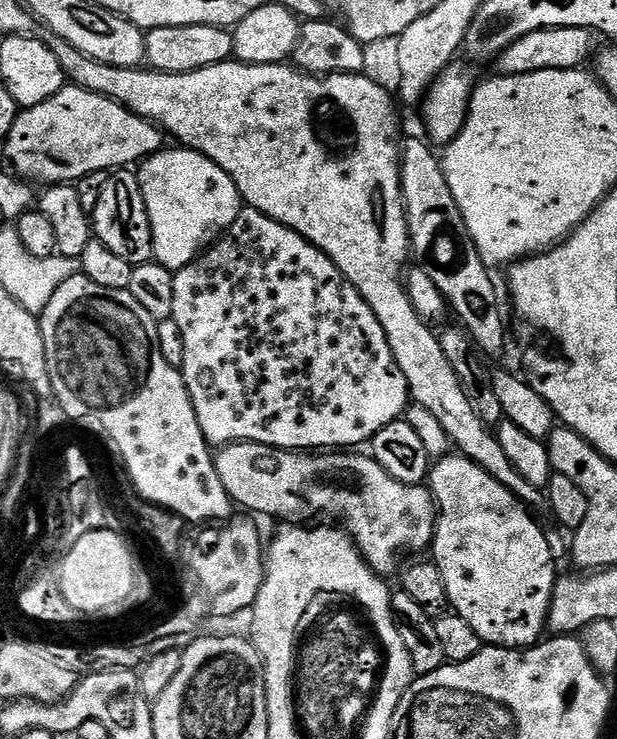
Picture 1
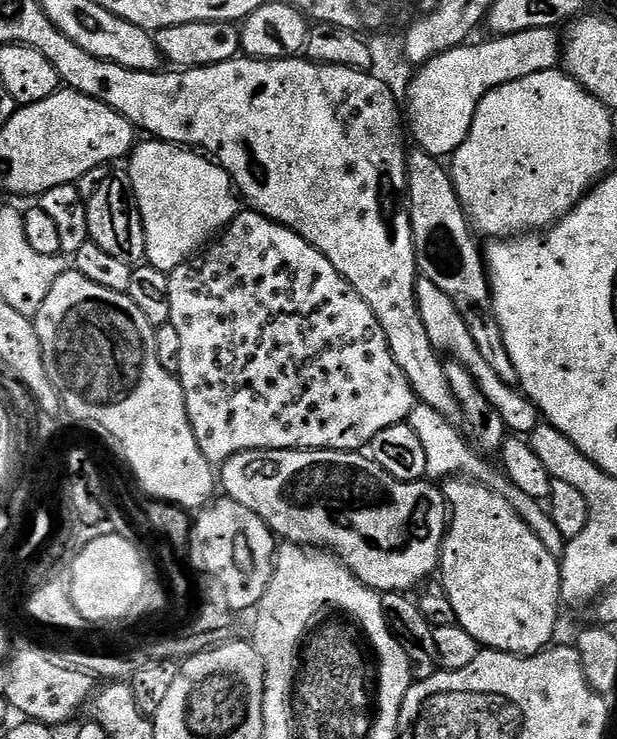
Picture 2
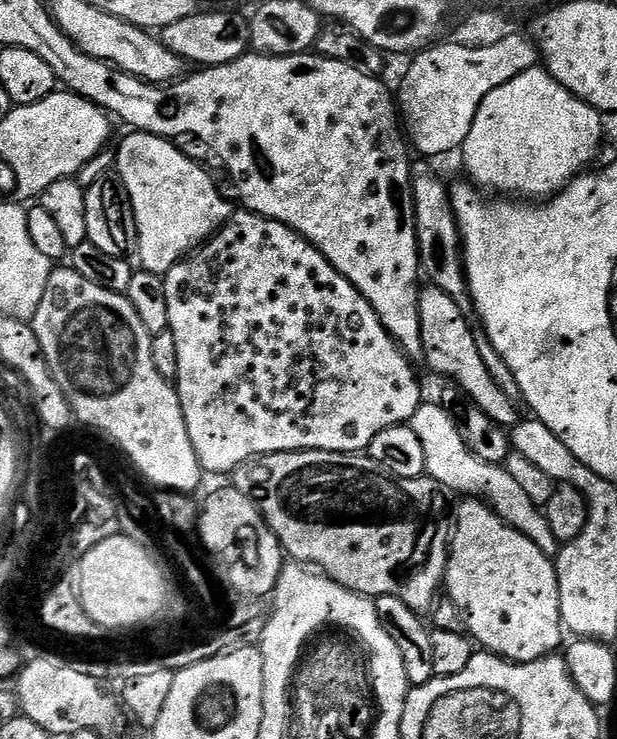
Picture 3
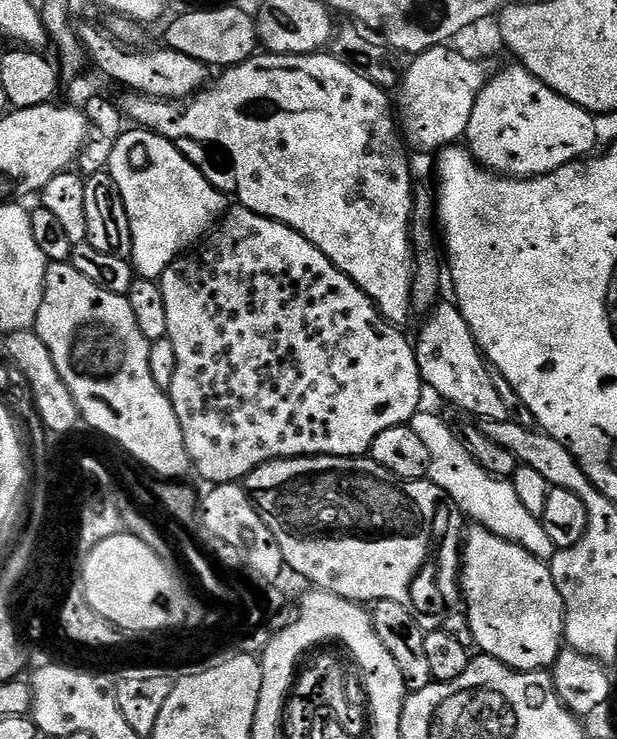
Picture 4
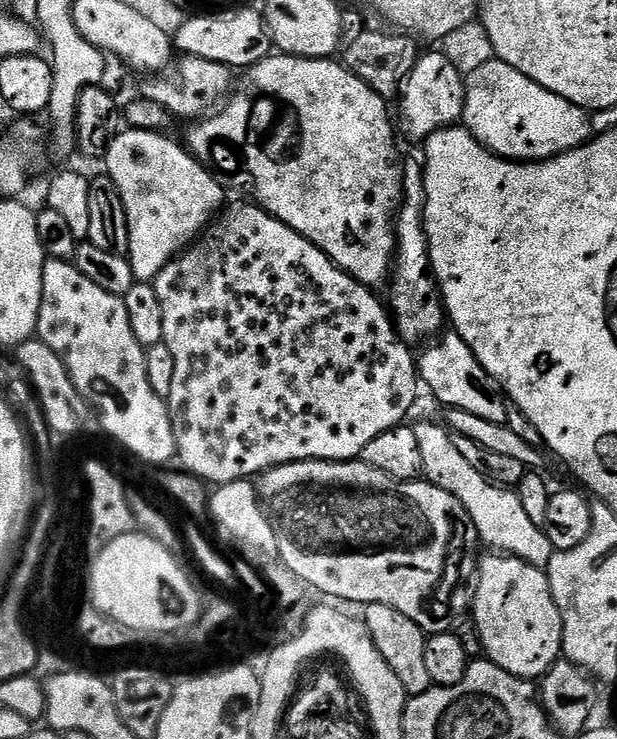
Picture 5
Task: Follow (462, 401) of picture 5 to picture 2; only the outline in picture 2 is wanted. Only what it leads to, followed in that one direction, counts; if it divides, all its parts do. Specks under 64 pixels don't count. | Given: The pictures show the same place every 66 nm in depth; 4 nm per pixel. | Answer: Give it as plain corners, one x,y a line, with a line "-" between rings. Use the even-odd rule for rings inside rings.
420,278
416,281
416,305
418,314
422,314
422,326
426,326
426,335
429,336
436,351
445,357
455,358
459,364
466,366
466,370
470,370
474,382
478,384
478,390
486,396
486,402
490,402
490,406
498,410
502,422
506,422
509,433
531,434
538,423
535,404
519,387
502,382
502,378
498,378
498,374
494,374
492,367
482,359
482,353
478,351
474,337
466,327
466,321
462,319
462,314
458,314
454,302
450,302
448,295
442,294
442,290
434,286
434,282

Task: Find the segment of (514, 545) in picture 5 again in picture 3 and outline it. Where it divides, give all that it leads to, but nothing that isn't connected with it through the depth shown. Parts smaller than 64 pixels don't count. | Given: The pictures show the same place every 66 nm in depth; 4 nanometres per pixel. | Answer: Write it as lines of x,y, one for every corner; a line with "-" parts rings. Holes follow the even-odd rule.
421,402
418,410
414,410
410,427
414,434
418,434
418,442
422,442
422,454
426,454
425,473
437,480
441,488
449,493
461,492
459,495
464,498
483,498
488,507
496,511
497,516
526,534
526,538
530,538
530,542
534,542
534,546
538,546
542,554
555,557
562,545
554,538
543,508
530,502
529,496
520,489
520,484
509,474
507,467
482,462
482,458
478,458
478,454
474,454
474,450
470,450
466,442
462,442
462,434
458,434
458,426
451,411
443,403

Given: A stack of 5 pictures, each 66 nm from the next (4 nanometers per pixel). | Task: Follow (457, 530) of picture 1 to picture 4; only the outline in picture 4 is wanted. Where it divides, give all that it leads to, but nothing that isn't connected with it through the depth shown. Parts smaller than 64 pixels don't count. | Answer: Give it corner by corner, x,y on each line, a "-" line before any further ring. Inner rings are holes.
472,526
469,529
469,532
467,529
466,535
462,540
460,586
462,589
463,607
468,607
468,628
472,631
473,640
471,640
471,643
473,645
476,643
483,655
493,656
498,662
502,662
507,668
515,668
517,672
539,672
551,669
552,663
558,658
561,648
565,647
566,644
564,639
564,603
562,602
562,594
558,594
558,586
554,586
551,567
545,561
534,558
534,554
530,554
522,546
518,546
506,538
498,538
498,534
494,534
490,530
479,526

